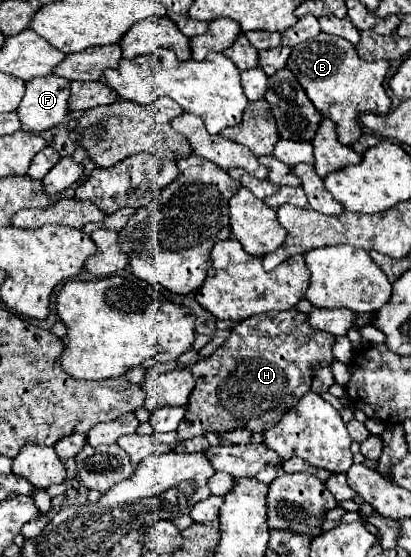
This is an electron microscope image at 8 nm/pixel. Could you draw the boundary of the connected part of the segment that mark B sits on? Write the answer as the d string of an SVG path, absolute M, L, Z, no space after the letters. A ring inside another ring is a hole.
M319 33L319 37L295 45L287 61L287 67L297 75L301 87L305 89L315 109L337 125L337 135L343 145L353 145L355 141L359 141L361 113L369 111L383 115L391 107L391 99L385 91L389 61L369 63L361 59L355 47L349 41L343 41L343 37L331 37L327 33Z

